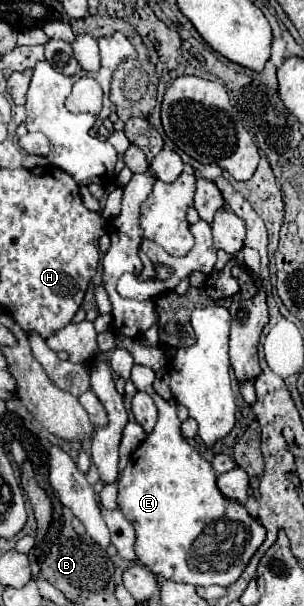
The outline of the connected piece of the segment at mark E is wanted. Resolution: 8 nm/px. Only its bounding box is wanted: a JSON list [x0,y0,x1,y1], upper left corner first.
[119,364,267,586]

